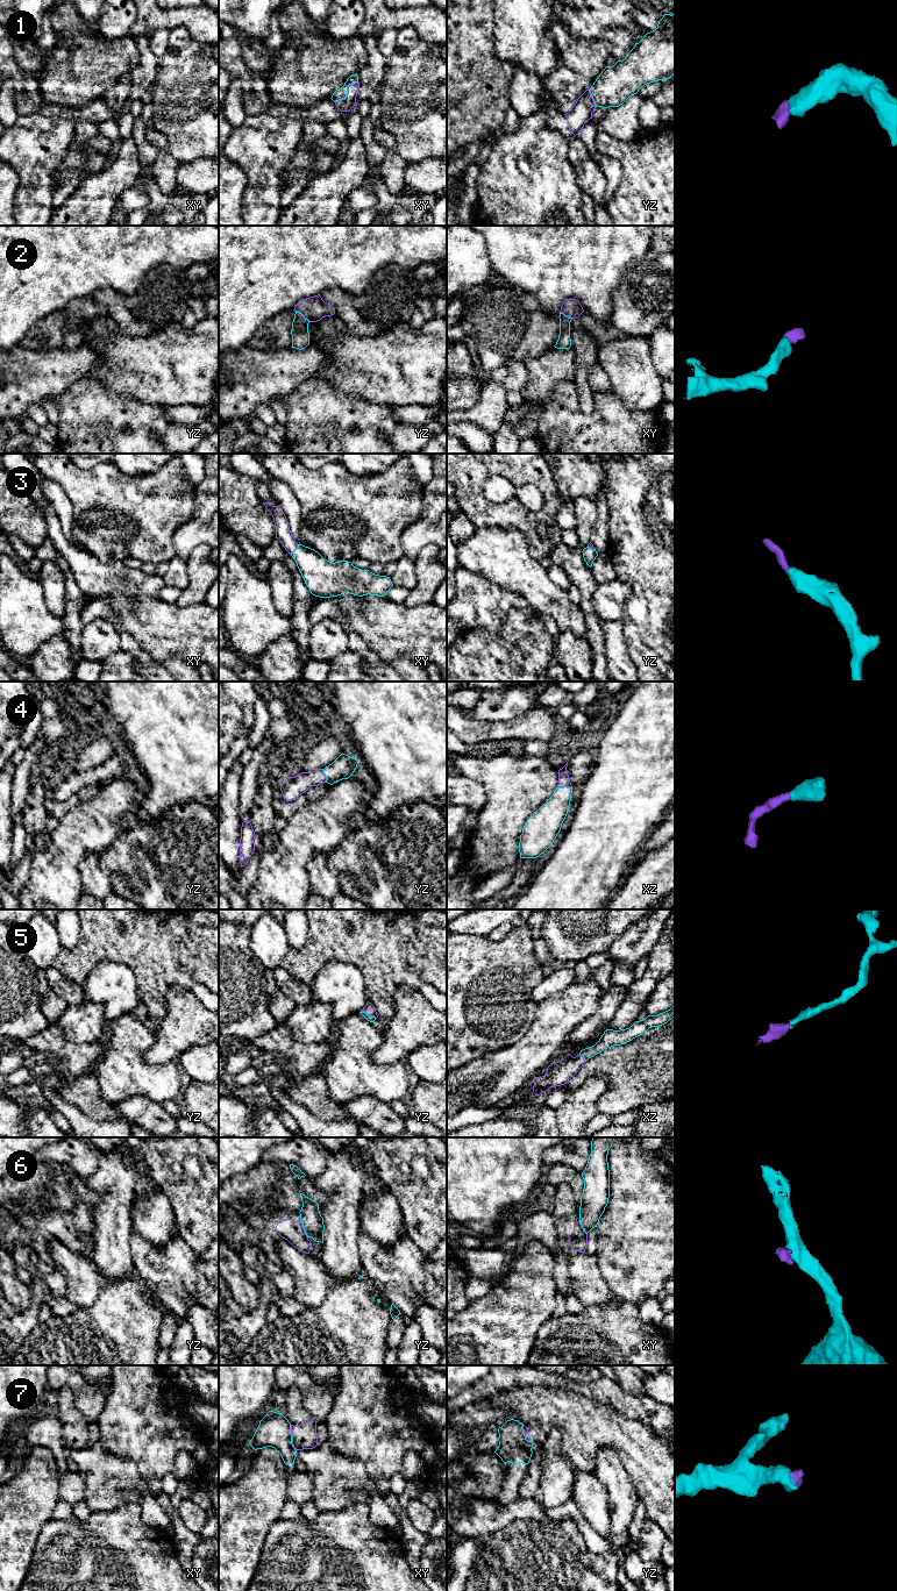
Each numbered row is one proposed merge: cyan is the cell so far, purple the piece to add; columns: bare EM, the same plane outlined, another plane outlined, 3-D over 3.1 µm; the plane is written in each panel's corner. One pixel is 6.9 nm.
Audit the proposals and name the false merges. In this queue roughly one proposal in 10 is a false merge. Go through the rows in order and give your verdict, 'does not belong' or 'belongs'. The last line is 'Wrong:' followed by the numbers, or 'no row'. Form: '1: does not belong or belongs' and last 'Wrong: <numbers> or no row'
1: belongs
2: belongs
3: belongs
4: belongs
5: belongs
6: does not belong
7: does not belong
Wrong: 6, 7

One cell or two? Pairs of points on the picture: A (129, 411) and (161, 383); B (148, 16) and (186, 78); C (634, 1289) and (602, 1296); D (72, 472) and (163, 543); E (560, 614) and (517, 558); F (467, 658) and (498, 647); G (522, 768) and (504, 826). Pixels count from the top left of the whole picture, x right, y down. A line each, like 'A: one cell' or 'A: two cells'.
A: two cells
B: two cells
C: two cells
D: one cell
E: one cell
F: one cell
G: one cell

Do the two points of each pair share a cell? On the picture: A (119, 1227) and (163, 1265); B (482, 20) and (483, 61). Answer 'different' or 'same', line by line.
A: different
B: same

